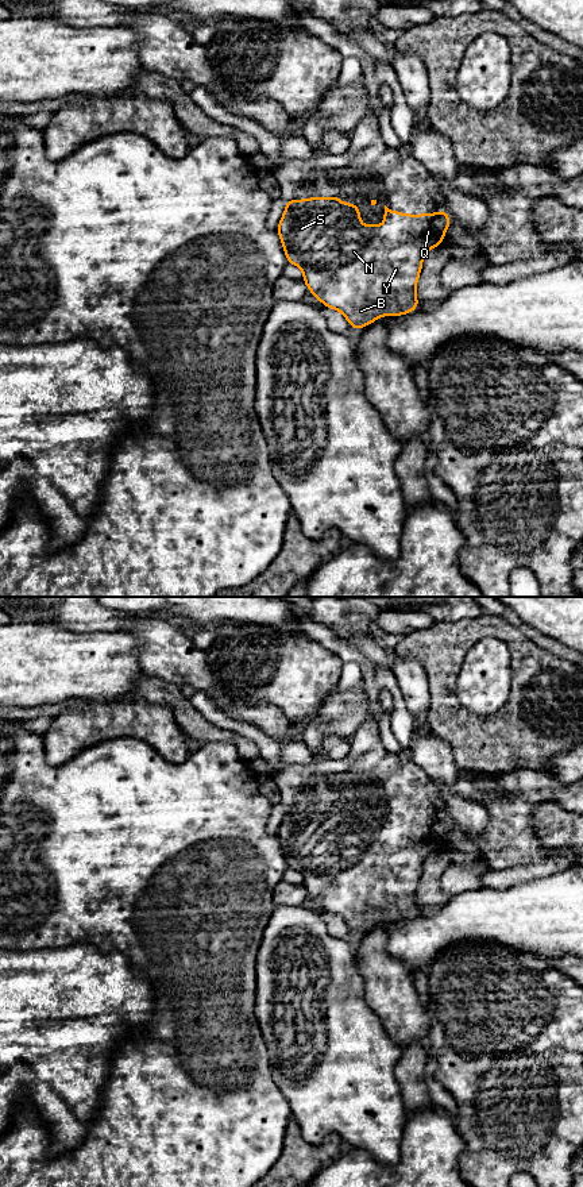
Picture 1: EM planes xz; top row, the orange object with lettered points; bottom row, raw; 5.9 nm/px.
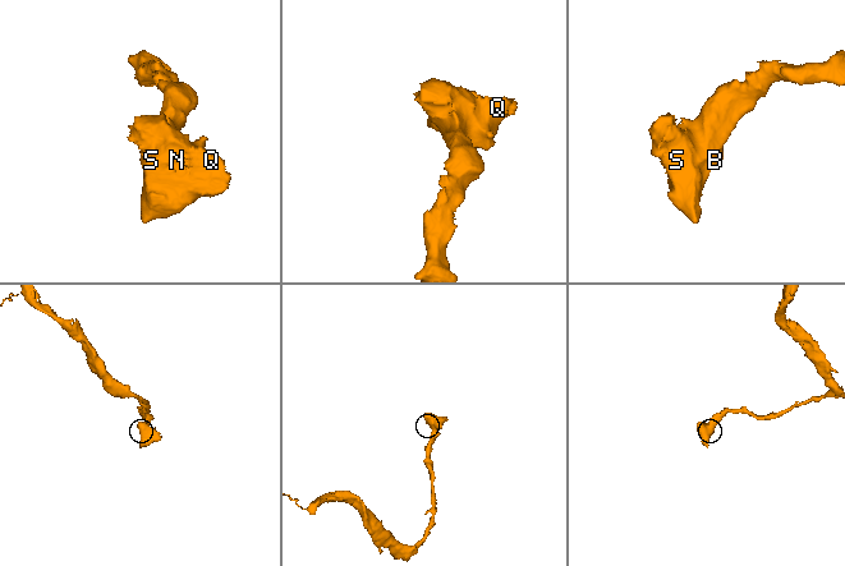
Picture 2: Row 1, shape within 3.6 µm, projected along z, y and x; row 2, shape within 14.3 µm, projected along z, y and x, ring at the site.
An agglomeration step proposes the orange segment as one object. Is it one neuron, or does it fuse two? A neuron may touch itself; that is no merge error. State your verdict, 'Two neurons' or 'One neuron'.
One neuron

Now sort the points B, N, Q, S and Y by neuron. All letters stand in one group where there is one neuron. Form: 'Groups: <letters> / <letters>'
Groups: B N Q S Y

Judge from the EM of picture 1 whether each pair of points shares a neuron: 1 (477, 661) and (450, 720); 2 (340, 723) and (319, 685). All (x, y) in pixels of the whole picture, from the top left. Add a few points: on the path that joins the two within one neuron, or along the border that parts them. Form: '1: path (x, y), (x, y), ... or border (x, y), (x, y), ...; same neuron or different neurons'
1: border (459, 667), (458, 700), (471, 712), (485, 717); different neurons
2: border (335, 686), (311, 716); different neurons

